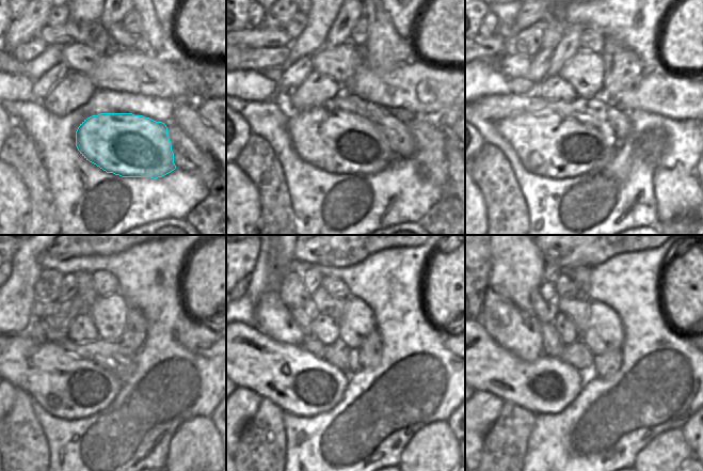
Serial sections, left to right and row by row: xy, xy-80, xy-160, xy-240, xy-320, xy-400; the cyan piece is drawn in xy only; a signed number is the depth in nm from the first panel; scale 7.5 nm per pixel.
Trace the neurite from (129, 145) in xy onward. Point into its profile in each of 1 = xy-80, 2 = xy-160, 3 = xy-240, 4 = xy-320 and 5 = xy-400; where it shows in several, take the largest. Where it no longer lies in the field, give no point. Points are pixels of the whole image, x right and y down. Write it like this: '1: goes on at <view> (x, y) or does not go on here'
1: goes on at xy-80 (335, 141)
2: goes on at xy-160 (546, 144)
3: goes on at xy-240 (67, 387)
4: goes on at xy-320 (300, 383)
5: goes on at xy-400 (546, 386)

